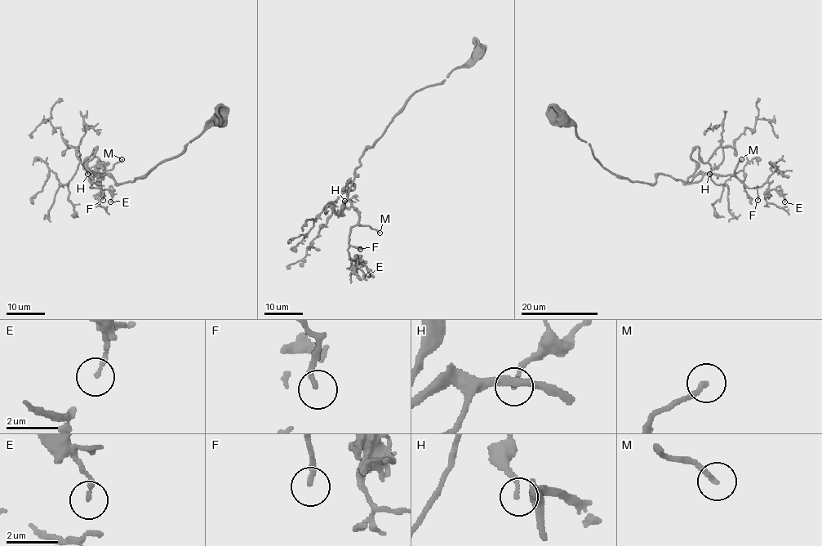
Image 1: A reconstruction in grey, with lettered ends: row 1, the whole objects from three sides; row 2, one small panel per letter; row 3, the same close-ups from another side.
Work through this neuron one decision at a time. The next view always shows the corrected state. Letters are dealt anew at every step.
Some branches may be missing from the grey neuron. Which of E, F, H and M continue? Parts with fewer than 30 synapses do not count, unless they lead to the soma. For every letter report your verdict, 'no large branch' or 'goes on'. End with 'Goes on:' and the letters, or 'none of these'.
E: no large branch
F: no large branch
H: no large branch
M: goes on
Goes on: M

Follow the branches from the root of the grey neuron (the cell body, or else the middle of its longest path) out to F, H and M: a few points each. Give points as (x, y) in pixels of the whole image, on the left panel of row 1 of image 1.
F: (220, 119), (133, 181), (118, 184), (105, 174), (96, 184), (90, 174), (100, 175), (91, 188), (103, 200)
H: (220, 119), (133, 181), (105, 174), (94, 182), (87, 162), (97, 147), (83, 162), (77, 147), (87, 174)
M: (220, 119), (146, 175), (118, 184), (108, 174), (96, 184), (91, 179), (90, 174), (100, 175), (122, 159)

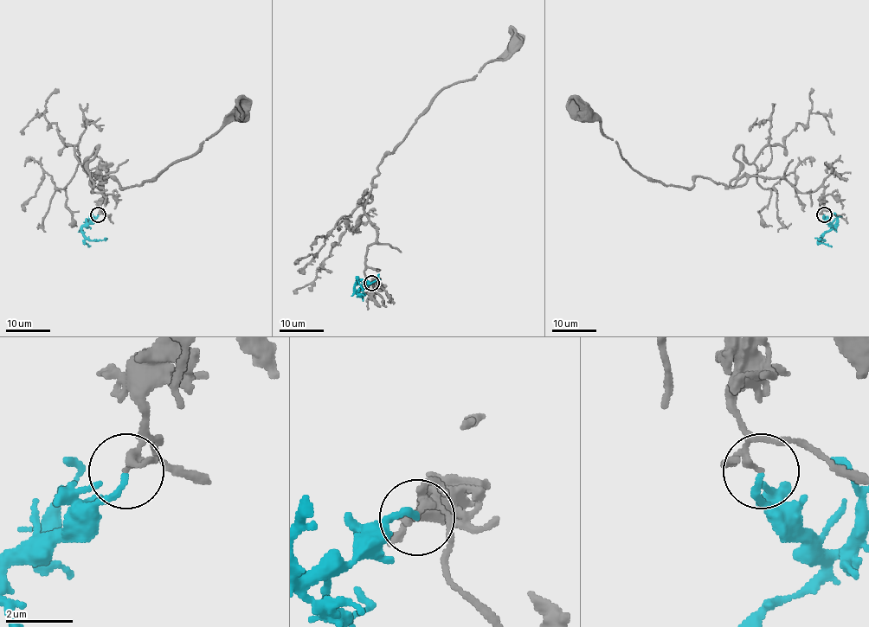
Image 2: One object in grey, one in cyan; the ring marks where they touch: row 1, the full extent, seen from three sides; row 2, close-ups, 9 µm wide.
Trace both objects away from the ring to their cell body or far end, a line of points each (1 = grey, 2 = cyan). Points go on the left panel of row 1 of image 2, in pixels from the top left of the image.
1: (98, 214), (103, 194), (91, 190), (103, 178), (91, 176), (97, 188), (111, 176), (140, 185), (242, 113)
2: (98, 215), (81, 227), (81, 232), (90, 239), (106, 237)

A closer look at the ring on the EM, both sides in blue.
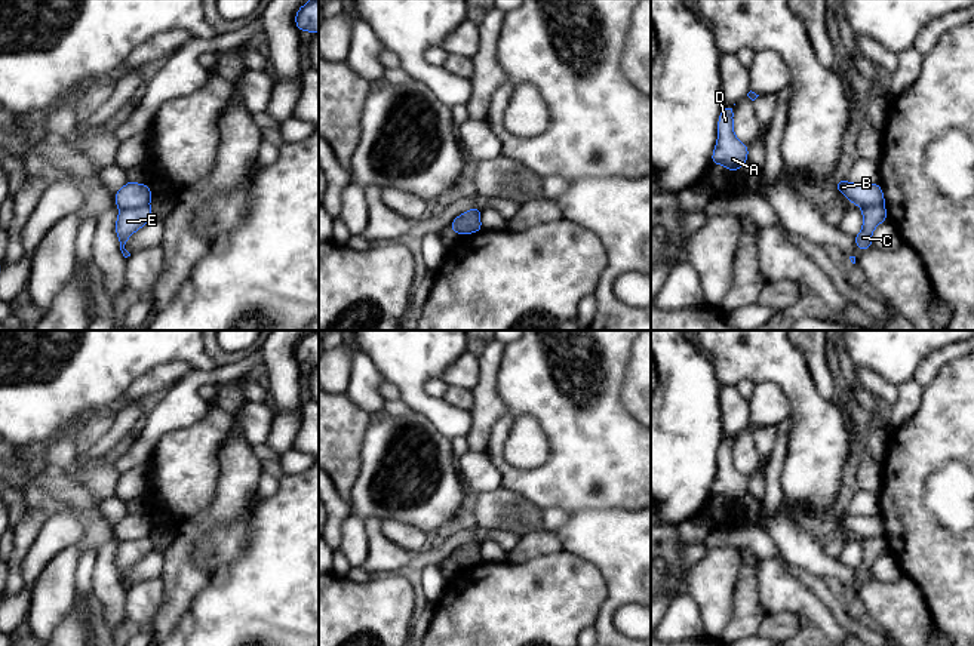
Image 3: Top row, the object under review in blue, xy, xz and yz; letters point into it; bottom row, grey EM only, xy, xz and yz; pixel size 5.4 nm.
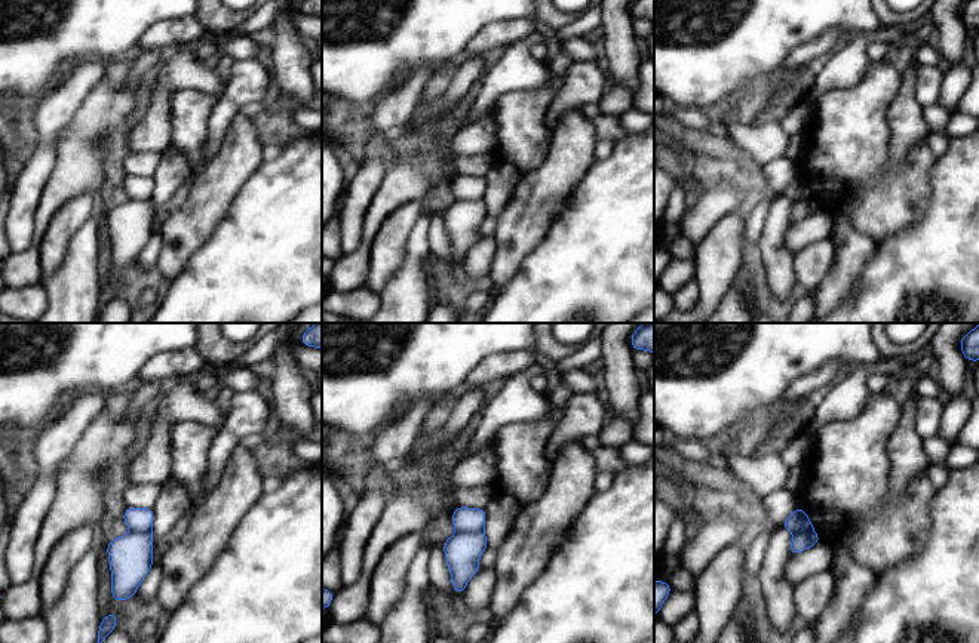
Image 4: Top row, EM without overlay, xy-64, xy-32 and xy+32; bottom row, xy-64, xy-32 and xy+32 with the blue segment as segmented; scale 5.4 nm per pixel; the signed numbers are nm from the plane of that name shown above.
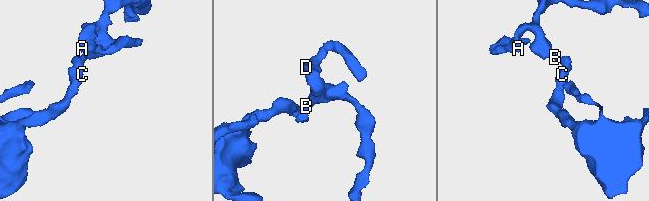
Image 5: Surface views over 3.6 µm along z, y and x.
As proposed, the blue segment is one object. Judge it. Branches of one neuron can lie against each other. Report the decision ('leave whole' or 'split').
split

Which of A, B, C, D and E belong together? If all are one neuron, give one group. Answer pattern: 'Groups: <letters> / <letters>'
Groups: A B D / C E

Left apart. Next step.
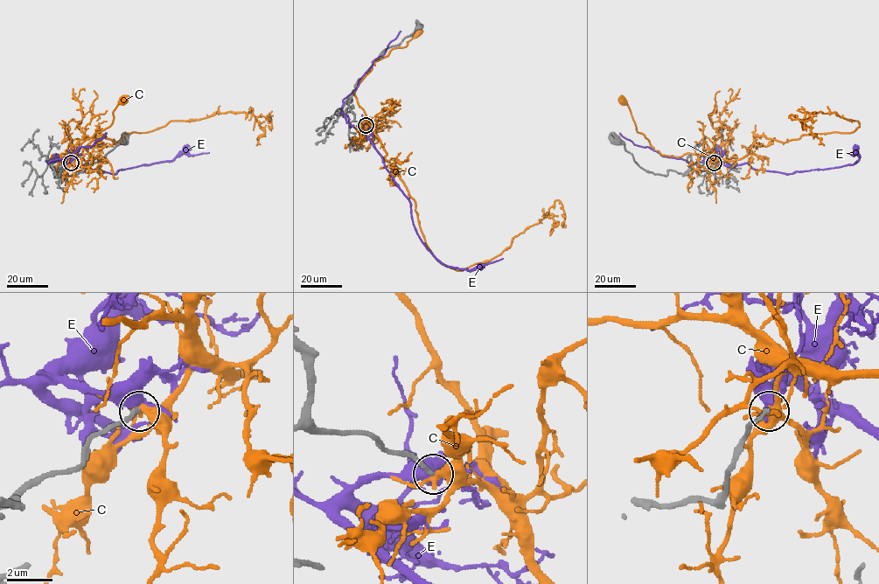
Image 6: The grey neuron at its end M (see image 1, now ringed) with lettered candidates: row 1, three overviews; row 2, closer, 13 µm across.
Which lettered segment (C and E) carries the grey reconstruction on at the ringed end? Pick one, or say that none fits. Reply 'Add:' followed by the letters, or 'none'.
Add: none

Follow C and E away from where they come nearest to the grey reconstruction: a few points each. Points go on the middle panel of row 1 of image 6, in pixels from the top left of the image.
C: (366, 125), (370, 122), (354, 93), (357, 85), (375, 61), (392, 50), (407, 45), (417, 34)
E: (365, 125), (357, 128), (371, 142), (409, 202), (418, 237), (437, 259), (469, 270), (503, 258)

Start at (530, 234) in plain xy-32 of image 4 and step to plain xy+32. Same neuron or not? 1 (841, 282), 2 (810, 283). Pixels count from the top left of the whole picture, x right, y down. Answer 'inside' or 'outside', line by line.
1: inside
2: outside

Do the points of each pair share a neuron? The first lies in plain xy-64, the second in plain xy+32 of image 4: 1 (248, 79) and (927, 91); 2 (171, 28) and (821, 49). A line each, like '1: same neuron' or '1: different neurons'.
1: same neuron
2: same neuron

